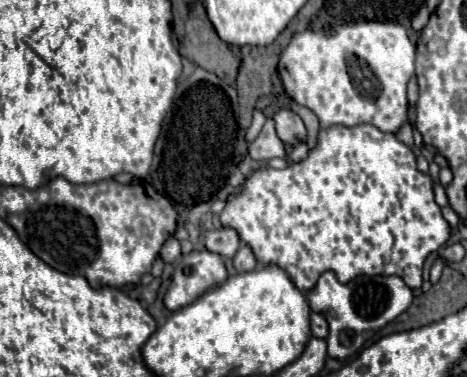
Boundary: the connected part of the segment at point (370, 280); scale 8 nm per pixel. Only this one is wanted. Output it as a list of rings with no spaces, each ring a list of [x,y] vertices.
[[[324,272],[316,288],[306,296],[312,310],[324,312],[328,320],[330,326],[330,334],[326,338],[328,356],[344,360],[360,352],[360,348],[364,346],[362,342],[364,332],[380,330],[384,324],[394,320],[410,306],[412,290],[404,284],[400,276],[360,276],[348,284],[342,284],[336,280],[332,272]]]

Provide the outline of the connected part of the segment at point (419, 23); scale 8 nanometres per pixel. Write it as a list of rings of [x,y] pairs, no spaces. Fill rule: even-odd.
[[[424,4],[418,9],[418,12],[416,12],[416,14],[413,14],[411,19],[412,28],[414,28],[414,30],[422,30],[428,23],[429,17],[430,12],[428,11],[426,4]]]

